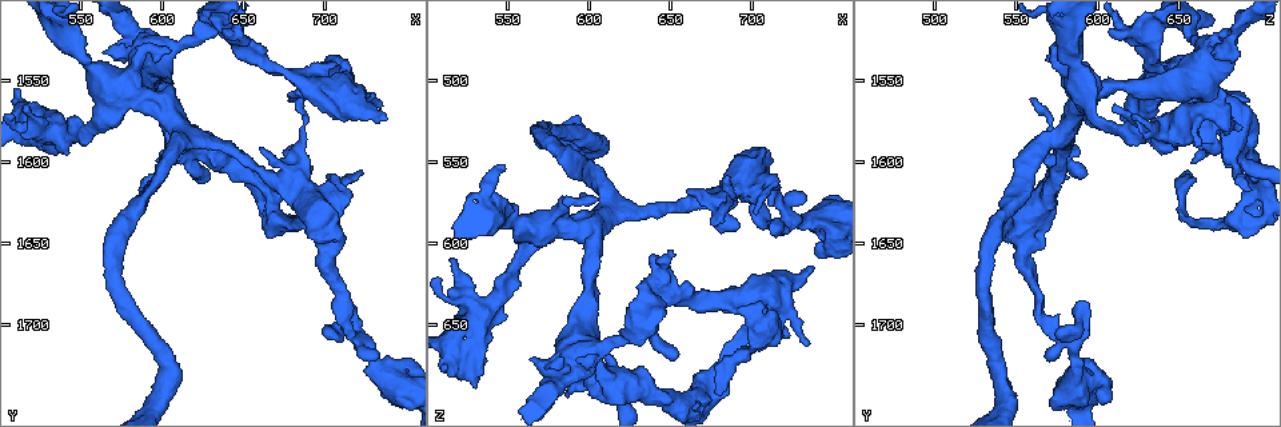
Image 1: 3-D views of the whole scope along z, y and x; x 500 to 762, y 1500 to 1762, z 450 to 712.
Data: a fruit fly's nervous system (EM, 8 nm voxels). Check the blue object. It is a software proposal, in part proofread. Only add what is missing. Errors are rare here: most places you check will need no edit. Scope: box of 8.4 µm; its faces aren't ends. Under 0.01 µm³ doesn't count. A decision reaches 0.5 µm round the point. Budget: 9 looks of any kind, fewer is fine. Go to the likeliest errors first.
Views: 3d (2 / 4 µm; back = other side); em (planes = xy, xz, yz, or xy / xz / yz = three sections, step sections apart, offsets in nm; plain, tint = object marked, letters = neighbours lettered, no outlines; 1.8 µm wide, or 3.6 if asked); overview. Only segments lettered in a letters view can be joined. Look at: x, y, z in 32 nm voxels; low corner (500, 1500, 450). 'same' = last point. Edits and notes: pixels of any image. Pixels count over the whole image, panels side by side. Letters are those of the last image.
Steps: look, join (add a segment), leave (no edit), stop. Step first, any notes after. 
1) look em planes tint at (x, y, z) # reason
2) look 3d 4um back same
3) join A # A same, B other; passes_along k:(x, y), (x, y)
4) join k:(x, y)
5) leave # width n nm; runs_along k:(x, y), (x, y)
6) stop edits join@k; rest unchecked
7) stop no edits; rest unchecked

look em 3.6um yz step 4 tint at (712, 1556, 636) # calibre changes

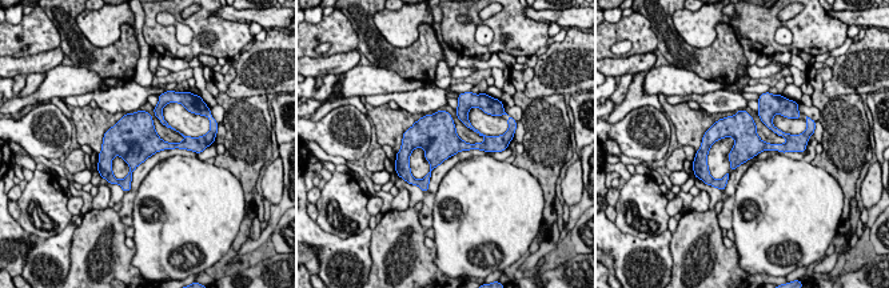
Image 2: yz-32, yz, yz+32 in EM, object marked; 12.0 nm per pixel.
look em 3.6um planes tint same # cut it another way

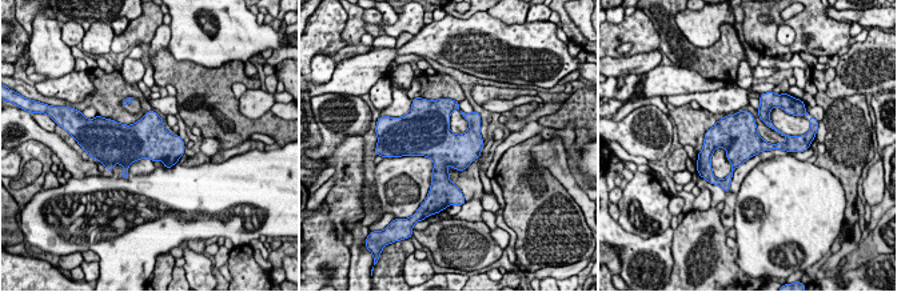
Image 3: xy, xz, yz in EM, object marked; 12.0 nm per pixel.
look em 3.6um planes letters same

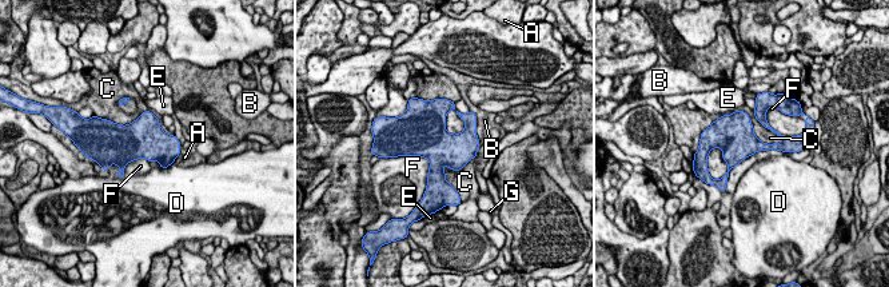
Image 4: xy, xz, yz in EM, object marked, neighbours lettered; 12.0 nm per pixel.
leave # A other, B other, C other, D other, E other, F other, G other; no lettered segment goes on from it

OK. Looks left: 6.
look em planes plain at (668, 1634, 686)

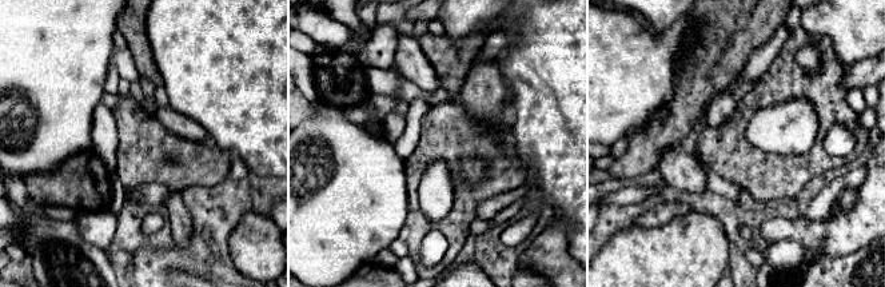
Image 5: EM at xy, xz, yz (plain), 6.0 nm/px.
look em planes tint same

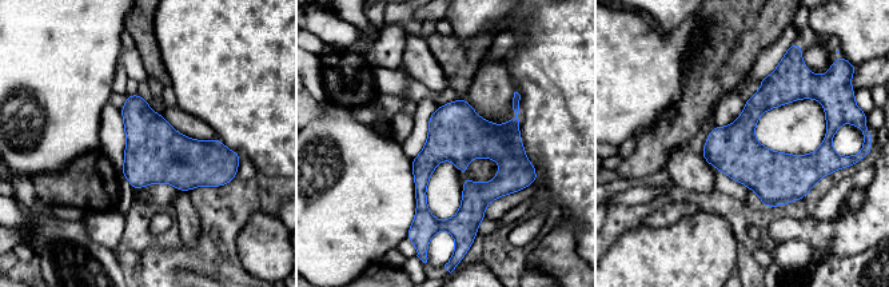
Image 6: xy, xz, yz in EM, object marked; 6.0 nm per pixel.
look em planes letters same

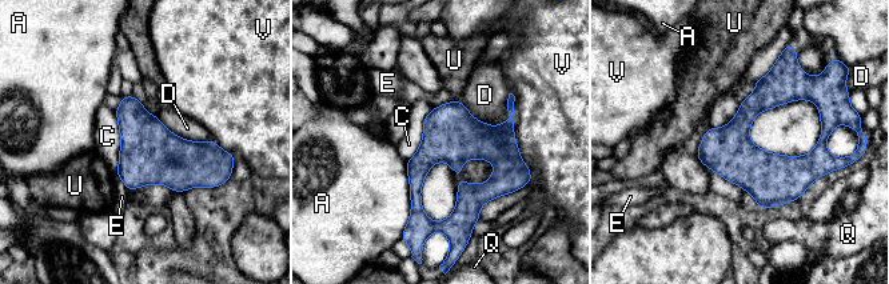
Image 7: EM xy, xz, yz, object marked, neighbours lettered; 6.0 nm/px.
leave # width 300 nm; longest_contact V 500 nm; A other, C other, D other, E other, Q other, U other, V other; none of them fits

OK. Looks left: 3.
look em xz step 4 tint at (686, 1592, 574) # calibre changes

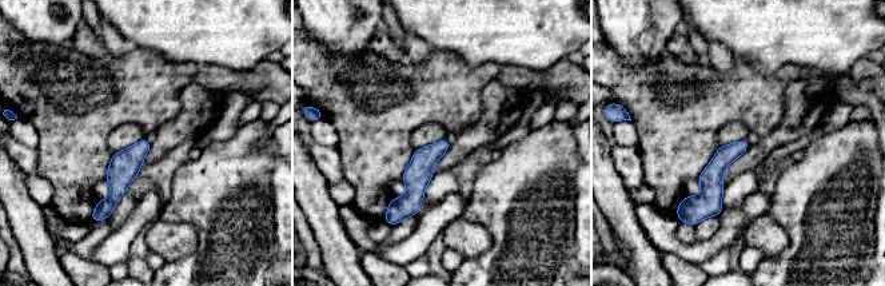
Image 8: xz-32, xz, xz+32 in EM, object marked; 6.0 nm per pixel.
look em planes letters same # cut it another way

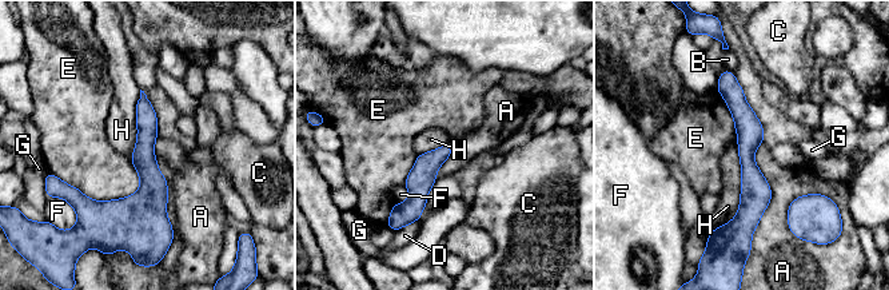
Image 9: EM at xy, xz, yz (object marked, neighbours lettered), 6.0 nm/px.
leave # width 140 nm; A other, B other, C other, D other, E other, F other, G other, H other; runs_along 9:(725, 74), (746, 123), (737, 230); no lettered segment goes on from it

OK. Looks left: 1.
look em planes letters at (562, 1532, 672) # free end

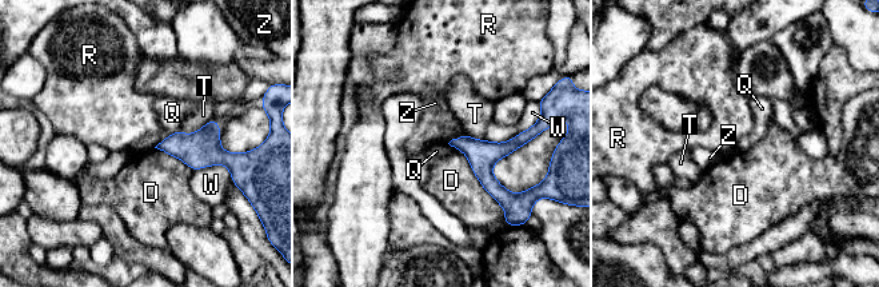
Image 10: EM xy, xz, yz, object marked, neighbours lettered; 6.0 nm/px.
leave # D other, Q other, R other, T other, W other, Z other; border 10:(179, 130), (162, 139), (154, 147); no lettered segment goes on from it

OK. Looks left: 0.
stop no edits; rest unchecked

